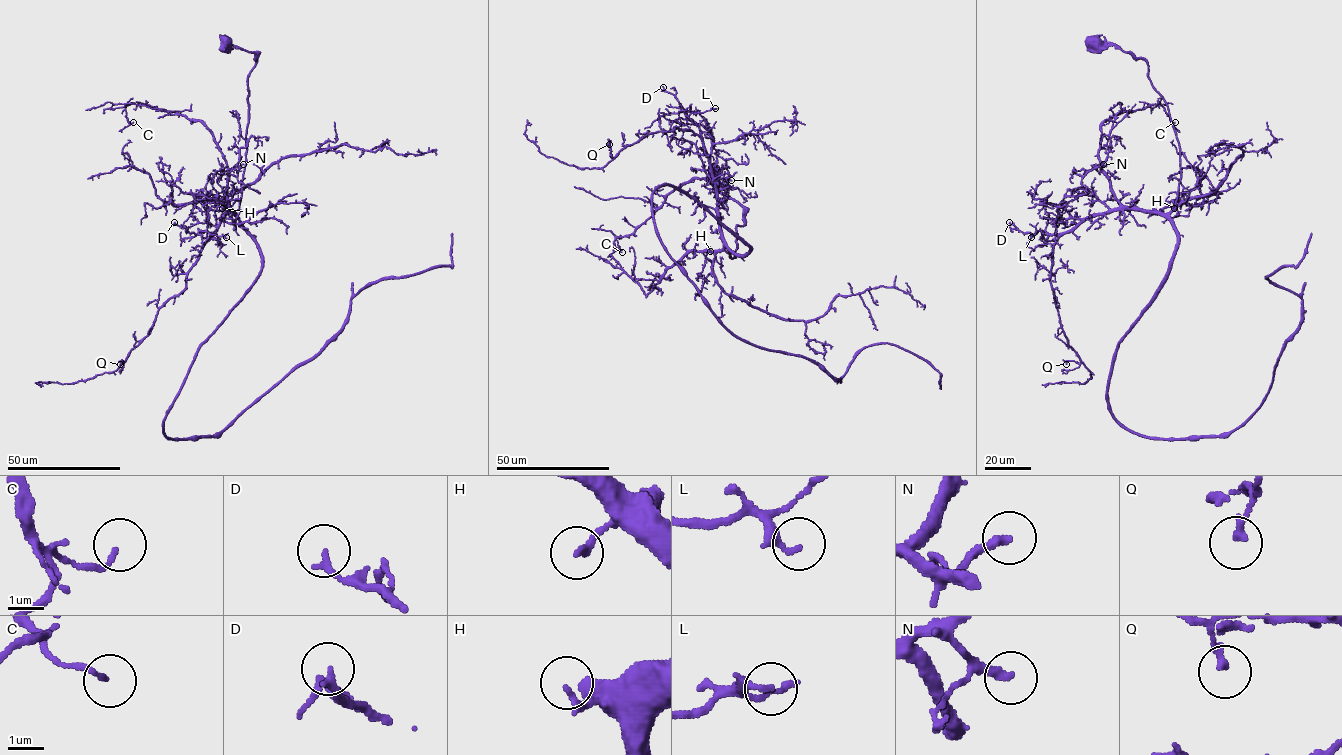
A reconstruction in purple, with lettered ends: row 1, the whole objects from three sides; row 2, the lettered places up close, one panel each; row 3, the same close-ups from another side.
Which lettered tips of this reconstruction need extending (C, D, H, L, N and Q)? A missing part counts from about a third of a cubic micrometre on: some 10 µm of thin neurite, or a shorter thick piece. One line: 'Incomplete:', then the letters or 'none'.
Incomplete: N

